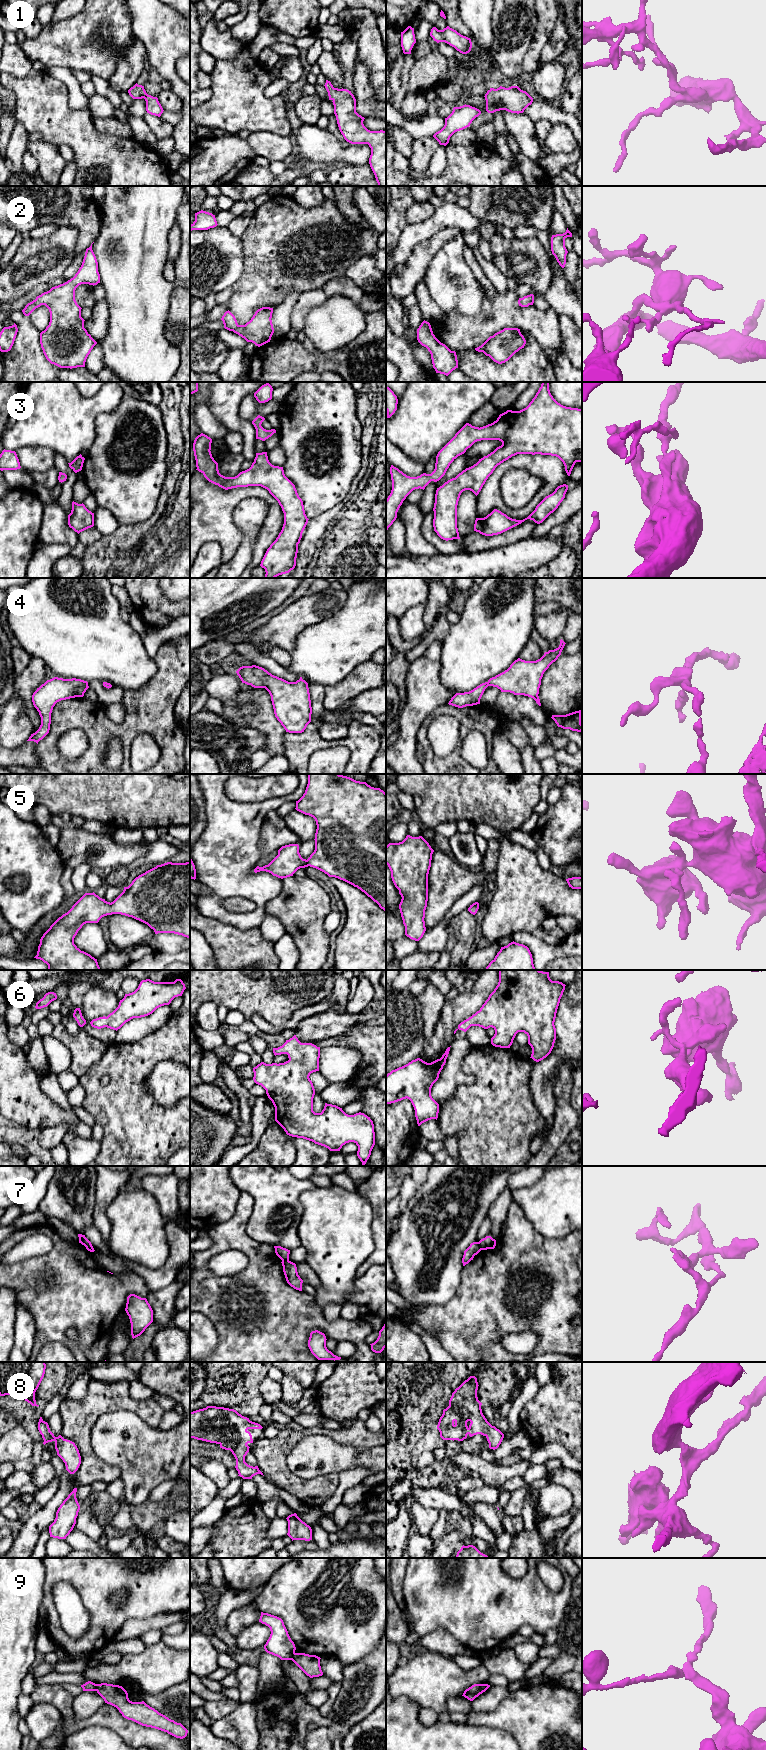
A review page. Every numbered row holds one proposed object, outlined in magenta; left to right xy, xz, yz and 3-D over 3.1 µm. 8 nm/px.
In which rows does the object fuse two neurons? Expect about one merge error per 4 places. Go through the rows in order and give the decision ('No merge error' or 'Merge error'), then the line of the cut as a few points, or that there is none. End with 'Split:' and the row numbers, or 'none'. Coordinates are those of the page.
1: No merge error. No split
2: No merge error. No split
3: No merge error. No split
4: No merge error. No split
5: No merge error. No split
6: No merge error. No split
7: Merge error. Split along yz (477, 1242), (482, 1249)
8: No merge error. No split
9: Merge error. Split along xy (95, 1684), (96, 1690)
Split: 7, 9

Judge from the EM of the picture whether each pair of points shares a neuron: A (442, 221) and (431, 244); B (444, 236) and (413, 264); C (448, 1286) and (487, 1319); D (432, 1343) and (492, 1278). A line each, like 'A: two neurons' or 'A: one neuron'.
A: two neurons
B: one neuron
C: two neurons
D: two neurons

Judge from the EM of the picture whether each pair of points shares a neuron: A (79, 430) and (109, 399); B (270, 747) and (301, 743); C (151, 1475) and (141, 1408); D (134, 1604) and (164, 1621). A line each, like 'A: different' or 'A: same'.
A: same
B: different
C: different
D: different

